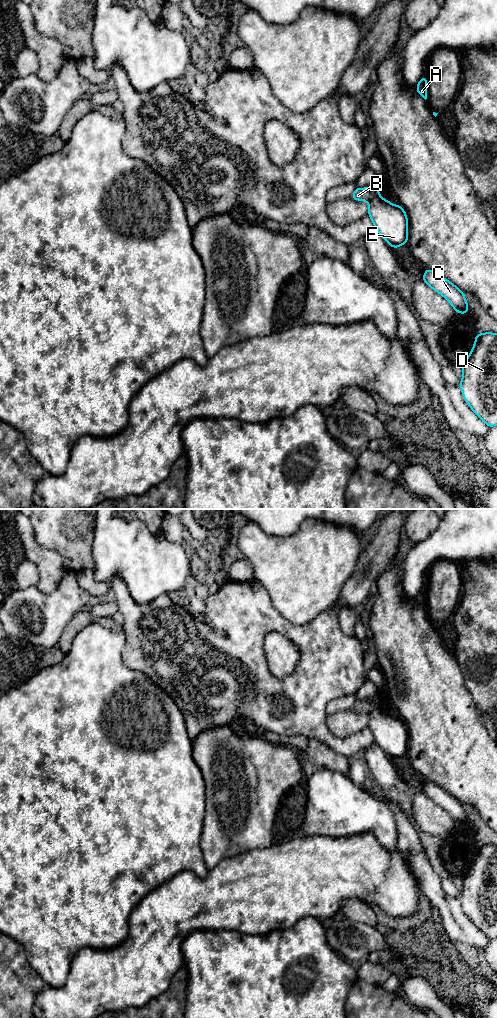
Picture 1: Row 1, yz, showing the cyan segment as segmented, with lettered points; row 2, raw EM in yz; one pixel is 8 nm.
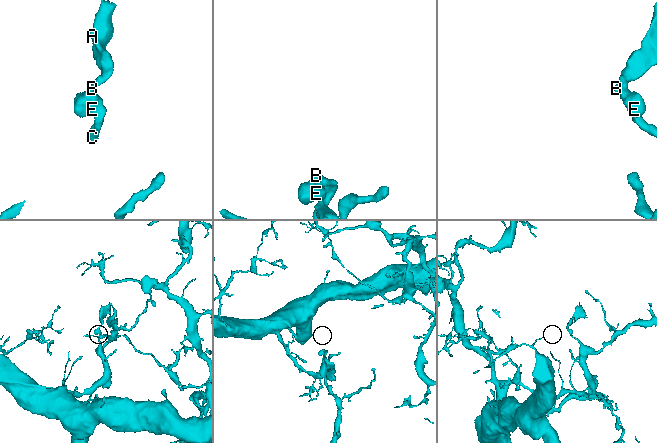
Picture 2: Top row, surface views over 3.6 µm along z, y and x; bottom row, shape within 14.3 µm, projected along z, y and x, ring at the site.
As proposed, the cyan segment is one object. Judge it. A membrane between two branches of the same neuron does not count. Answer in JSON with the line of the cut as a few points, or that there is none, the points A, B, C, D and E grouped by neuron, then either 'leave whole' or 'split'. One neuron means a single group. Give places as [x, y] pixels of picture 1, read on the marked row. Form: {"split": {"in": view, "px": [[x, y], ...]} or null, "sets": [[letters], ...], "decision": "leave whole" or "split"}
{"split": {"in": "yz", "px": [[378, 194], [368, 201]]}, "sets": [["A", "B"], ["C", "D", "E"]], "decision": "split"}

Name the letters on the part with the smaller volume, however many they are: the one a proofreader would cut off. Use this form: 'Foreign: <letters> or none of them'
Foreign: A, B

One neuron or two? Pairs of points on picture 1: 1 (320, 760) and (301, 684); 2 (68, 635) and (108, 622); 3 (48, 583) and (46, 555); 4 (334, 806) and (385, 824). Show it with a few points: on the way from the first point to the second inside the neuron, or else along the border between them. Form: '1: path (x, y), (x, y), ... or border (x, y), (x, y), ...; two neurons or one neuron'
1: border (308, 737), (314, 737), (326, 743), (335, 751); two neurons
2: path (77, 625), (83, 619), (98, 619); one neuron
3: path (48, 576), (48, 562); one neuron
4: path (347, 810), (372, 815); one neuron

